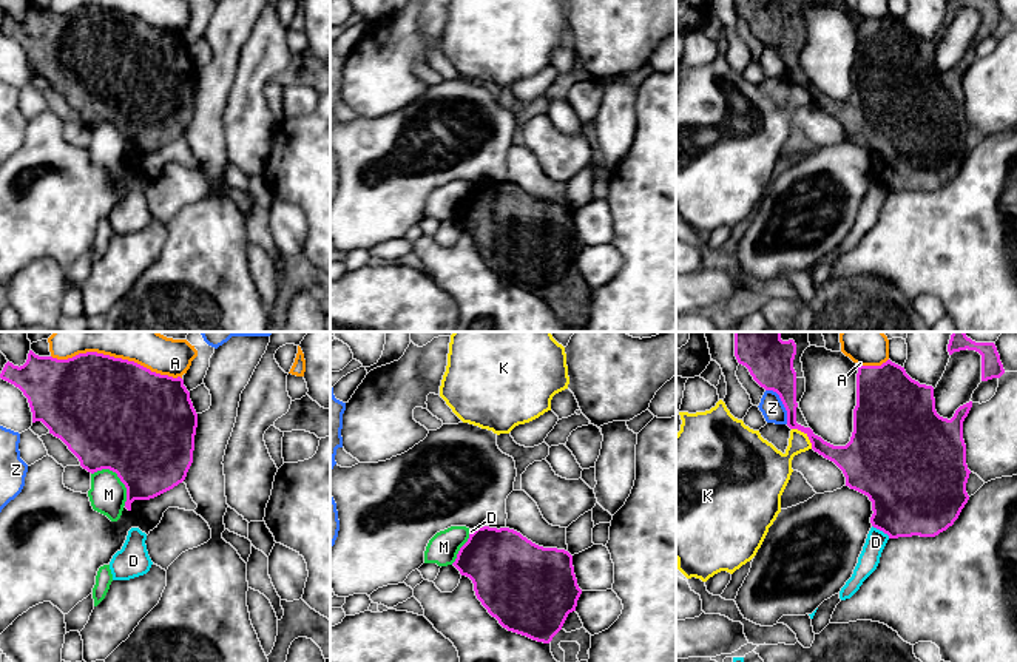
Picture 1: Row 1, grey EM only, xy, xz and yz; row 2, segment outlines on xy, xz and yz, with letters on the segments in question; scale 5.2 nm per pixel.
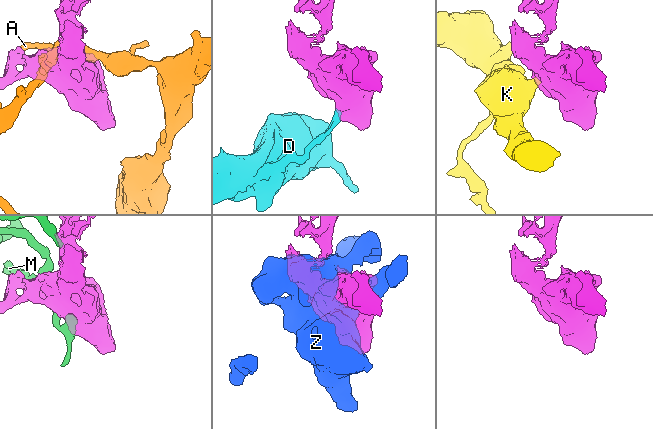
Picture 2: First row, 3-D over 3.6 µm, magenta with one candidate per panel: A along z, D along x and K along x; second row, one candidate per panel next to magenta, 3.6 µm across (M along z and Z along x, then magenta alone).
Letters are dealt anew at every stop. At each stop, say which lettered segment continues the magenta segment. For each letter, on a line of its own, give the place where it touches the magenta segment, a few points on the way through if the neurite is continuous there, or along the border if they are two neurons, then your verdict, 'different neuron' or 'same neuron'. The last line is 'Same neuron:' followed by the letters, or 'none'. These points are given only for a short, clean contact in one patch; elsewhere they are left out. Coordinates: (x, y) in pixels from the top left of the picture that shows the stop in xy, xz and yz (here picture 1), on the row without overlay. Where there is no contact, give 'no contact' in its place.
A: xy (116, 13) | different neuron
D: yz (881, 184) | along yz (872, 179), (889, 192) | different neuron
K: yz (807, 90) | along yz (792, 82), (803, 87), (812, 102) | different neuron
M: xy (118, 130) | different neuron
Z: yz (783, 57) | different neuron
Same neuron: none

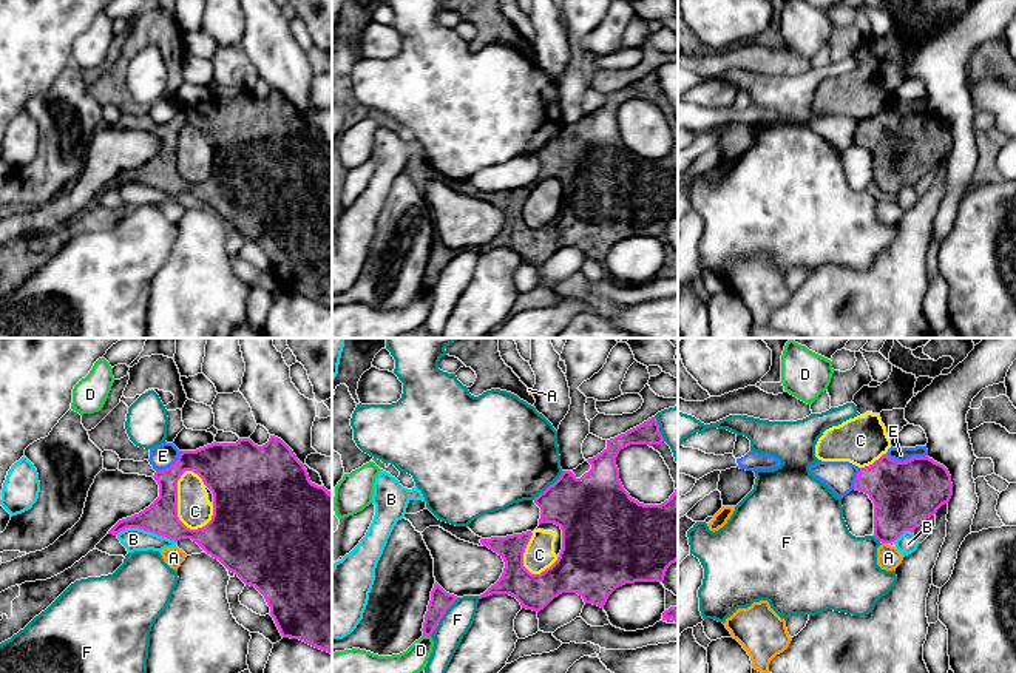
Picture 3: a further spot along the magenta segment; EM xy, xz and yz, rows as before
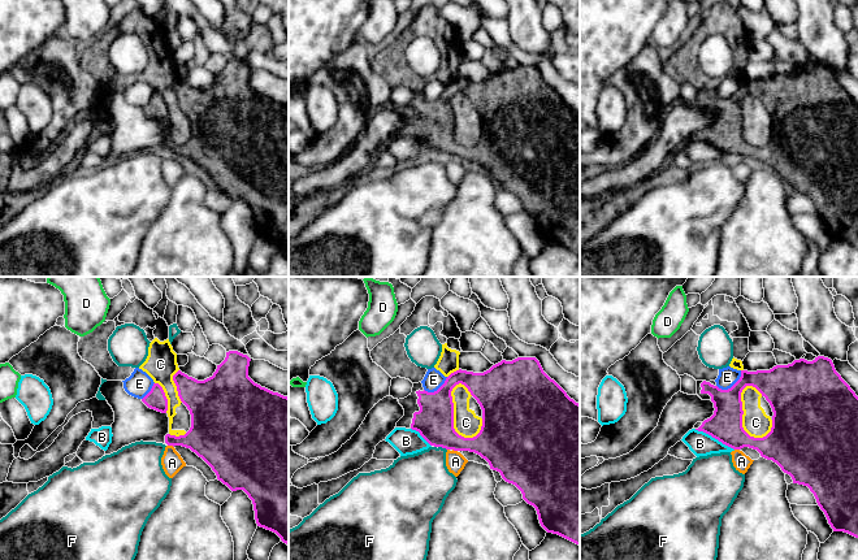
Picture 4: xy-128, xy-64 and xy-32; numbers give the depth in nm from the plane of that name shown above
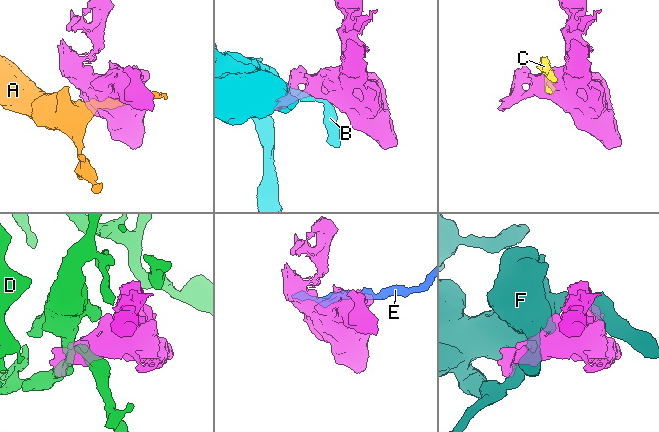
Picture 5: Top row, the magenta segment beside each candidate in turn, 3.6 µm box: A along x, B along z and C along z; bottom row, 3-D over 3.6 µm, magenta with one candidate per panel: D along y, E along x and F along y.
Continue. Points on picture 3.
A: yz (885, 196) | along yz (882, 196), (887, 198) | different neuron
B: xy (145, 184) | along xy (115, 189), (127, 182), (142, 182), (176, 196) | different neuron
C: xy (176, 158) | different neuron
D: xz (426, 289) | different neuron
E: yz (907, 114) | different neuron
F: xz (442, 270) | different neuron
Same neuron: none

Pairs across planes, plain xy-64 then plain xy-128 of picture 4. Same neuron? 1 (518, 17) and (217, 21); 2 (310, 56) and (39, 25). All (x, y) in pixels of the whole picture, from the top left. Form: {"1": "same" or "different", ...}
{"1": "different", "2": "same"}

